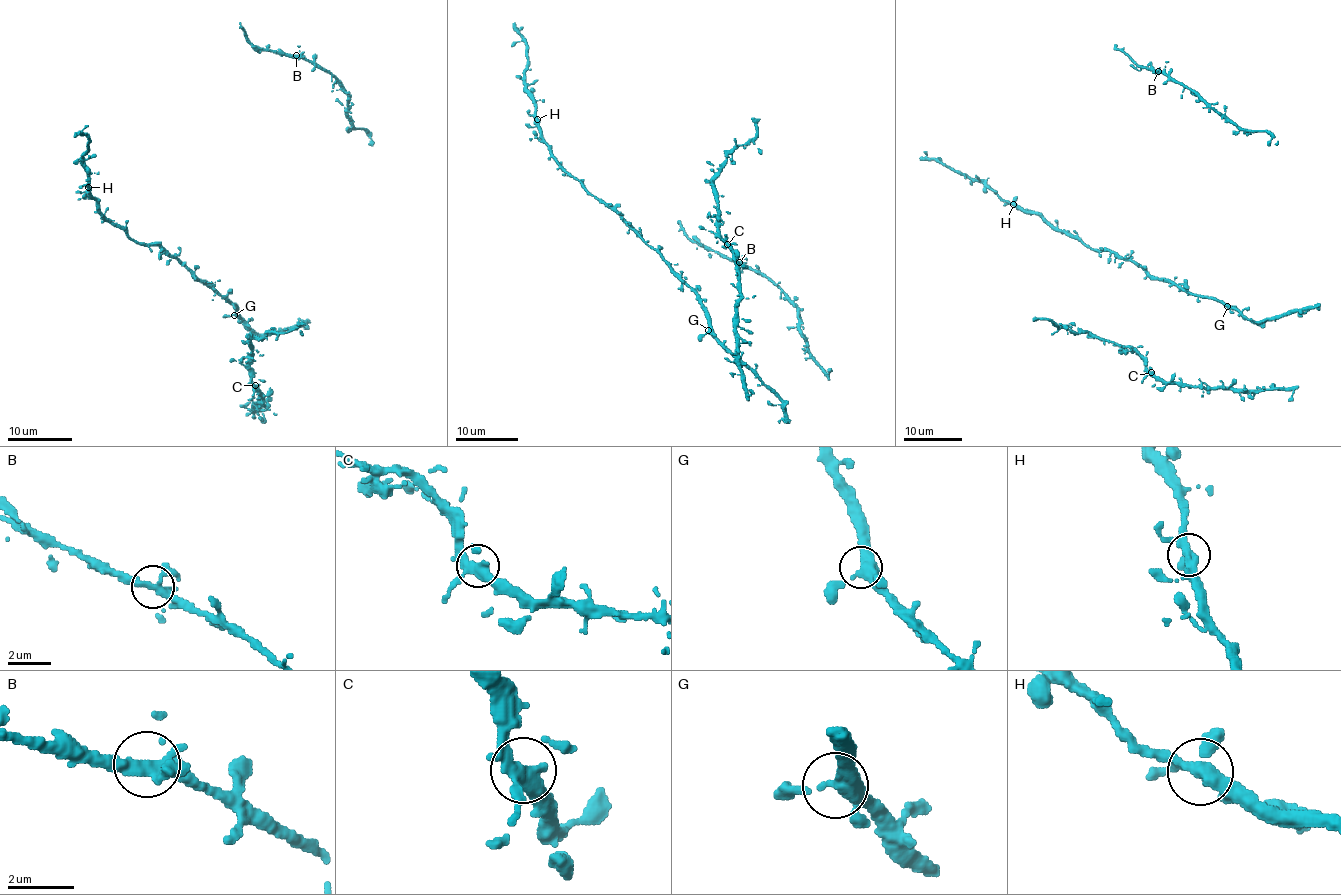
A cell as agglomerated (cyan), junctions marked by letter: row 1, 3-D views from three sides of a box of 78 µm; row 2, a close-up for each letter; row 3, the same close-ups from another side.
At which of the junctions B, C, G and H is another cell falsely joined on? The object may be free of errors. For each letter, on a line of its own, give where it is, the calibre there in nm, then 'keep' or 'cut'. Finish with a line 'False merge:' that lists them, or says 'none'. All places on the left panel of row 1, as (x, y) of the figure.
B: (296, 55) | 340 nm | keep
C: (255, 385) | 360 nm | keep
G: (234, 315) | 360 nm | keep
H: (88, 187) | 360 nm | keep
False merge: none

